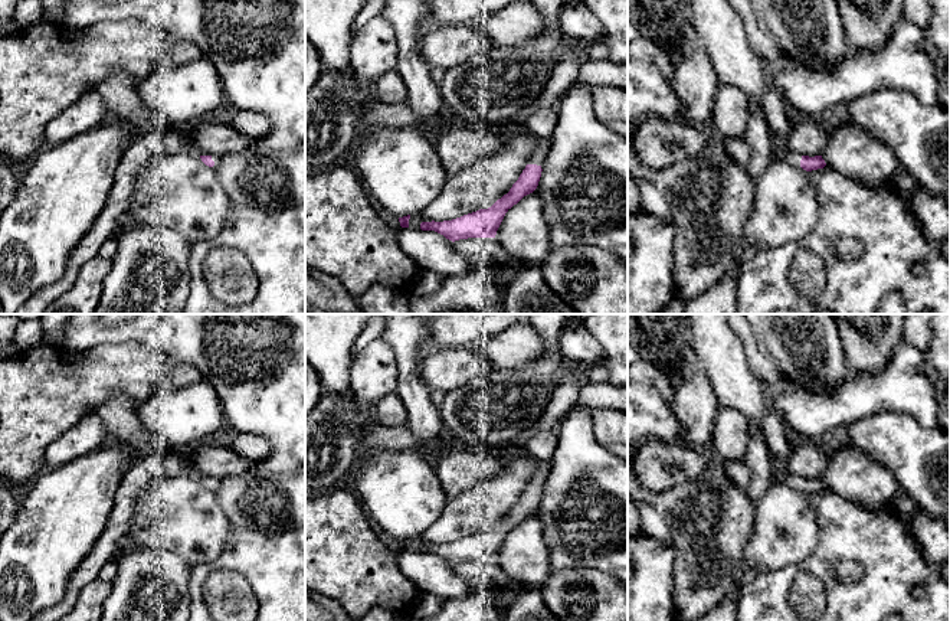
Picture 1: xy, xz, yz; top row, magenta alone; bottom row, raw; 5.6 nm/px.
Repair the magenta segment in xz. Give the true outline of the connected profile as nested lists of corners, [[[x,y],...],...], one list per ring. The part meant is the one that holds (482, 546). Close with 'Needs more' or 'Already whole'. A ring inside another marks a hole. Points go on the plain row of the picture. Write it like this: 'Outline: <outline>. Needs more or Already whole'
Outline: [[[540,460],[540,465],[528,487],[512,507],[510,514],[498,522],[491,530],[463,537],[443,545],[422,545],[422,553],[435,553],[455,565],[468,560],[495,560],[505,536],[524,519],[533,516],[540,504],[546,478],[551,470],[550,461]]]. Needs more

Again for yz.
Outline: [[[780,467],[776,468],[774,477],[776,483],[784,484],[795,490],[802,490],[806,494],[823,491],[826,488],[822,478],[815,478],[815,480],[802,478],[783,471]]]. Needs more

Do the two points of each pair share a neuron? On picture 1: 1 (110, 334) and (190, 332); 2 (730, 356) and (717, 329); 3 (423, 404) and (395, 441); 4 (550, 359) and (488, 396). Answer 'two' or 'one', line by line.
1: one
2: one
3: two
4: one

